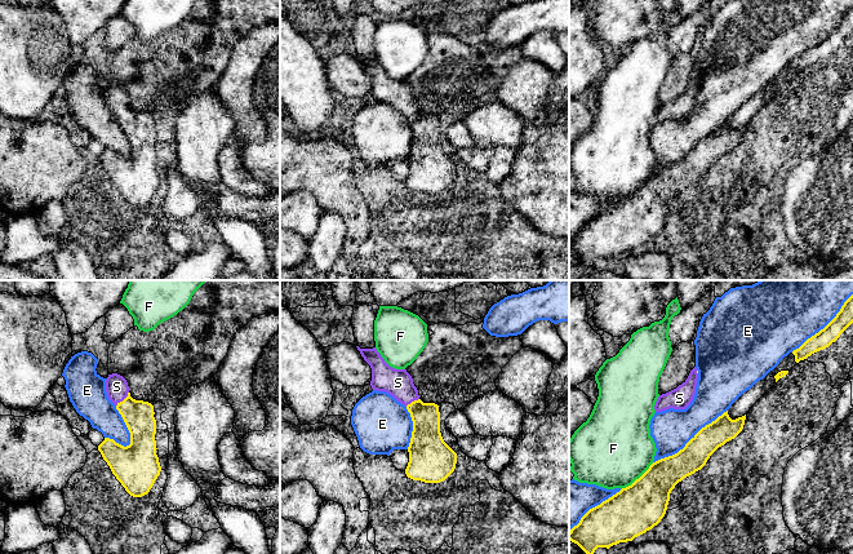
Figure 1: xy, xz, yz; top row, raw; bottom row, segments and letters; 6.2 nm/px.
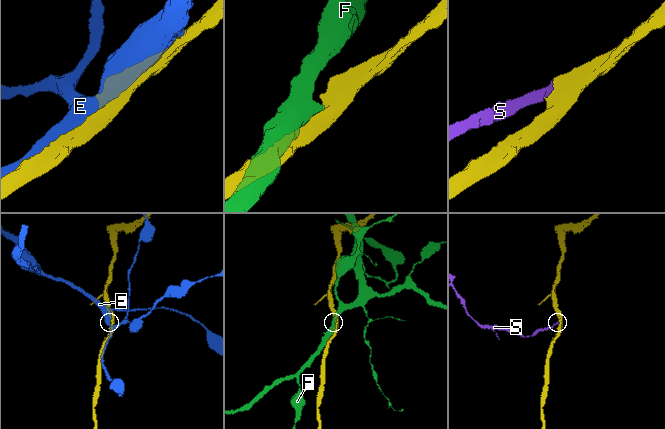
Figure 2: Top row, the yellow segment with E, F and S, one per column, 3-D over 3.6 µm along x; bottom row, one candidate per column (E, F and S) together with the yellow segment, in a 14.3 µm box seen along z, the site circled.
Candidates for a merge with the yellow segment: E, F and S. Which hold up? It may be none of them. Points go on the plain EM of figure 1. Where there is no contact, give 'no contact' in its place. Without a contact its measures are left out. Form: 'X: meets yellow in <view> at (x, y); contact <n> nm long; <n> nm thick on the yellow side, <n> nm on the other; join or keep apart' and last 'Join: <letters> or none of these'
E: meets yellow in yz at (689, 151); contact 550 nm long; 190 nm thick on the yellow side, 260 nm on the other; keep apart
F: meets yellow in yz at (636, 190); contact 260 nm long; 300 nm thick on the yellow side, 480 nm on the other; keep apart
S: meets yellow in xy at (124, 110); contact 120 nm long; 190 nm thick on the yellow side, 140 nm on the other; join
Join: S

